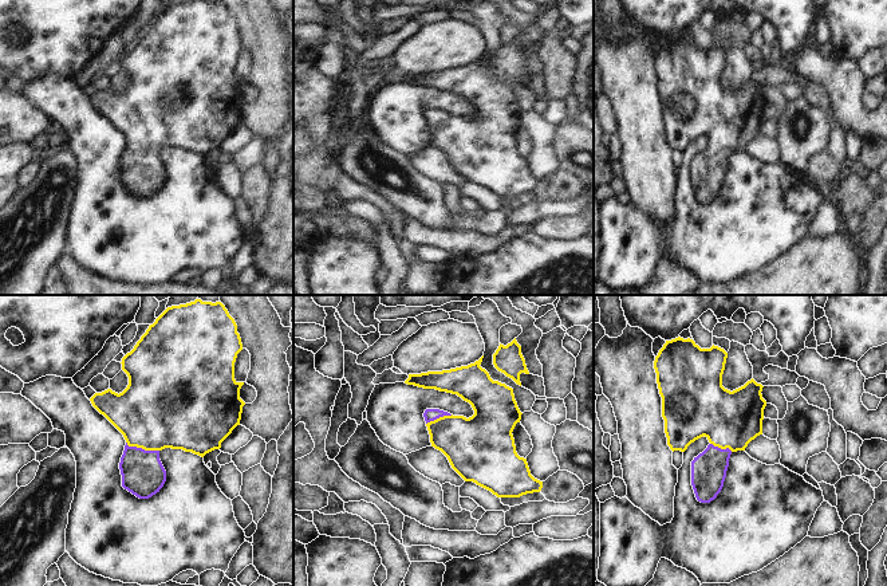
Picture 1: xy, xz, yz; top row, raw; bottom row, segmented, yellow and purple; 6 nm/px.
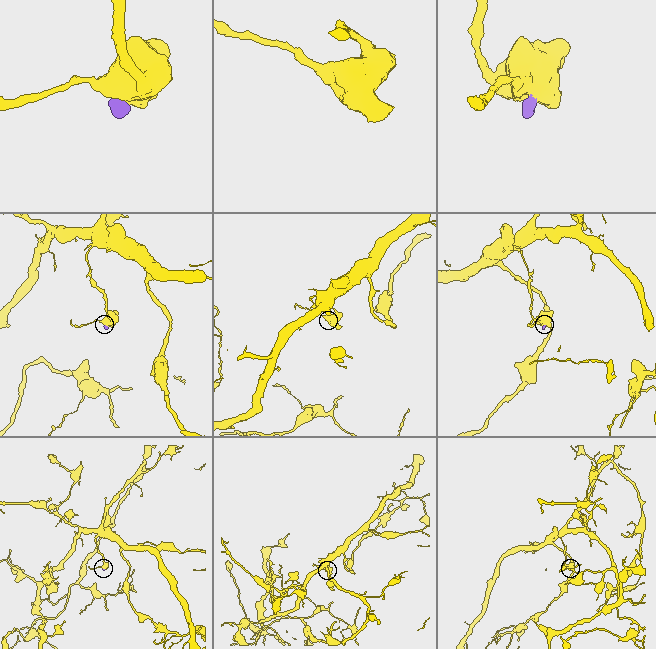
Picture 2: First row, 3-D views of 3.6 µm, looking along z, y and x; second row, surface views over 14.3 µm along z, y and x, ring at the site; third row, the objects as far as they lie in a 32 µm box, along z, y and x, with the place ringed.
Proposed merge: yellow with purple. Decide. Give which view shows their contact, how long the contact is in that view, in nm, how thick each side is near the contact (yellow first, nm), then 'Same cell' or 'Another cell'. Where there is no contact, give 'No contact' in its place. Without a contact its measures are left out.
Touches yellow in xy. Shared border 200 nm. Thickness 460 nm (yellow) against 260 nm. Same cell.

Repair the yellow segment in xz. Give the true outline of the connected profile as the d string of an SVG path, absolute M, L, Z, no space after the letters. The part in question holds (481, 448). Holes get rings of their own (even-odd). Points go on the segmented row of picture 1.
M484 355L474 363L450 370L409 374L405 384L457 394L472 405L474 414L469 418L439 409L426 409L423 413L431 447L448 457L452 468L465 481L473 481L497 497L520 497L540 492L543 481L531 475L527 459L516 452L512 432L523 413L515 400L513 389L493 381L489 373L480 366L482 358Z

